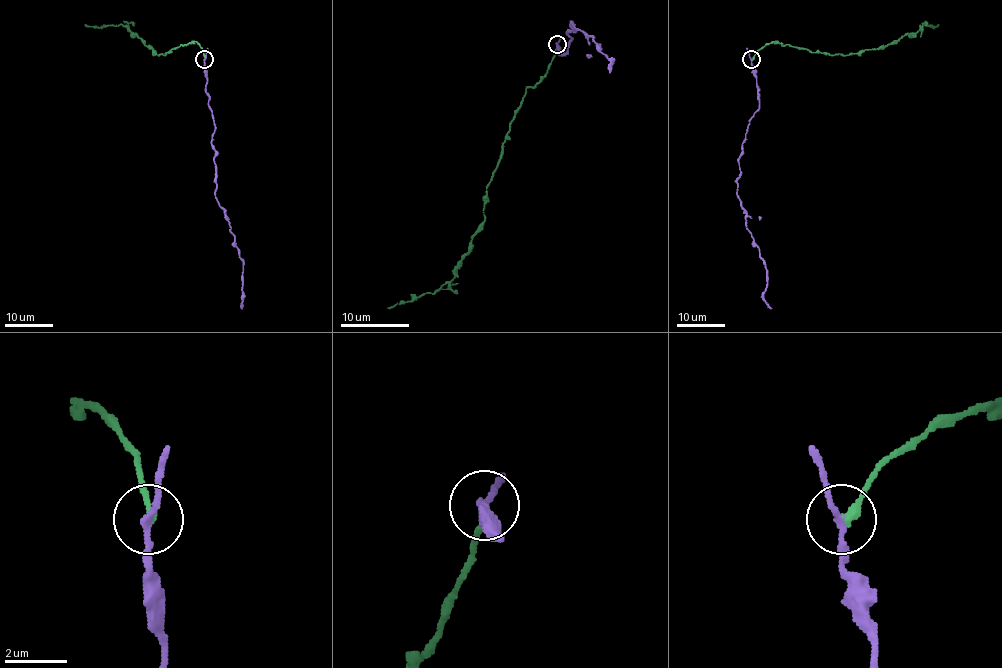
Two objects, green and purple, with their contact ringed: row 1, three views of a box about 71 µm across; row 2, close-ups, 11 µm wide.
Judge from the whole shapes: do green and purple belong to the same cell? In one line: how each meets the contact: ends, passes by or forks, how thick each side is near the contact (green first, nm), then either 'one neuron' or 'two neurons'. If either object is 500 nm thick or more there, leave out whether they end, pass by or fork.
green ends; purple passes by; calibres 240 and 200 nm; two neurons

